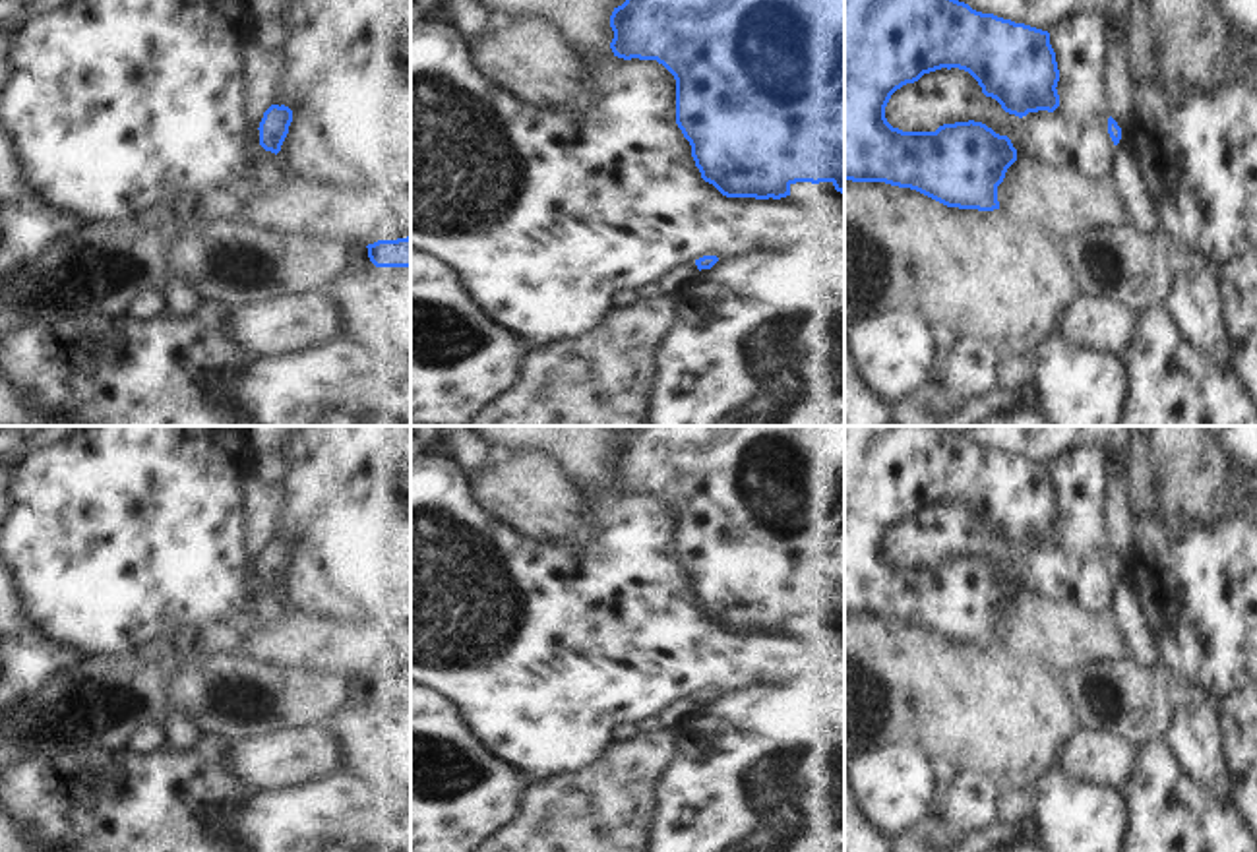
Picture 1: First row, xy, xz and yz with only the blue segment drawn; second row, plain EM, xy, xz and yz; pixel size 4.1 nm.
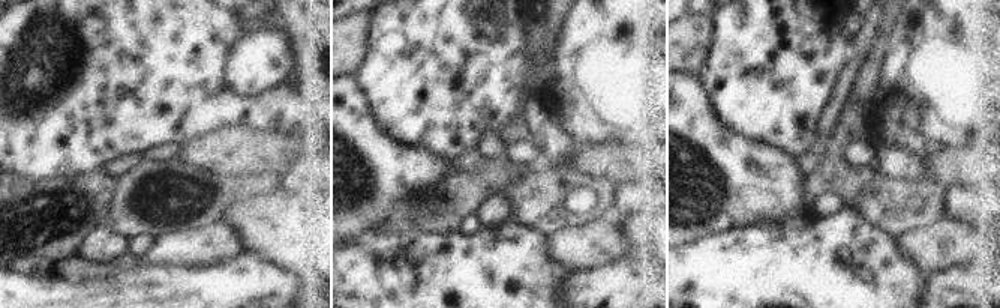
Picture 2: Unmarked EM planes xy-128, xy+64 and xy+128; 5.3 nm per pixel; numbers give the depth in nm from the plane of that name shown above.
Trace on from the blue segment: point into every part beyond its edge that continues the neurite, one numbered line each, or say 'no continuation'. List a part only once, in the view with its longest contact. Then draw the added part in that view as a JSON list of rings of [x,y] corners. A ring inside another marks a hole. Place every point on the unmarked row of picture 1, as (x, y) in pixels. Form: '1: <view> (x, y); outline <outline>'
1: xy (359, 692); outline [[[366,680],[353,682],[351,685],[343,687],[343,693],[347,693],[353,699],[353,703],[356,703],[356,705],[374,701],[374,697],[368,691]]]

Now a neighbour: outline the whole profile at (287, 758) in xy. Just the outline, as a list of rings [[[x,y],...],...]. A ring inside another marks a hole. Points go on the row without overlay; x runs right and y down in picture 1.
[[[322,724],[281,728],[229,744],[225,765],[248,792],[287,790],[343,771],[337,740]]]

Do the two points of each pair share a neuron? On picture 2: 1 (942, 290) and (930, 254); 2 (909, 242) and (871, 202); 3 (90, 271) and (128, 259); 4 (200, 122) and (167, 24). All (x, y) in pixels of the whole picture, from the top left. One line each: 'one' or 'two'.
1: two
2: two
3: one
4: one

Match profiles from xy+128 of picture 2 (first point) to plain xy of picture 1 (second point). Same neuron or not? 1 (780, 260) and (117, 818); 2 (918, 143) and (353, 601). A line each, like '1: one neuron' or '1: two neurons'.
1: one neuron
2: one neuron

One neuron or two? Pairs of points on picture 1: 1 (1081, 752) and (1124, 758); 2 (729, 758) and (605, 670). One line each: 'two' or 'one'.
1: one
2: two

